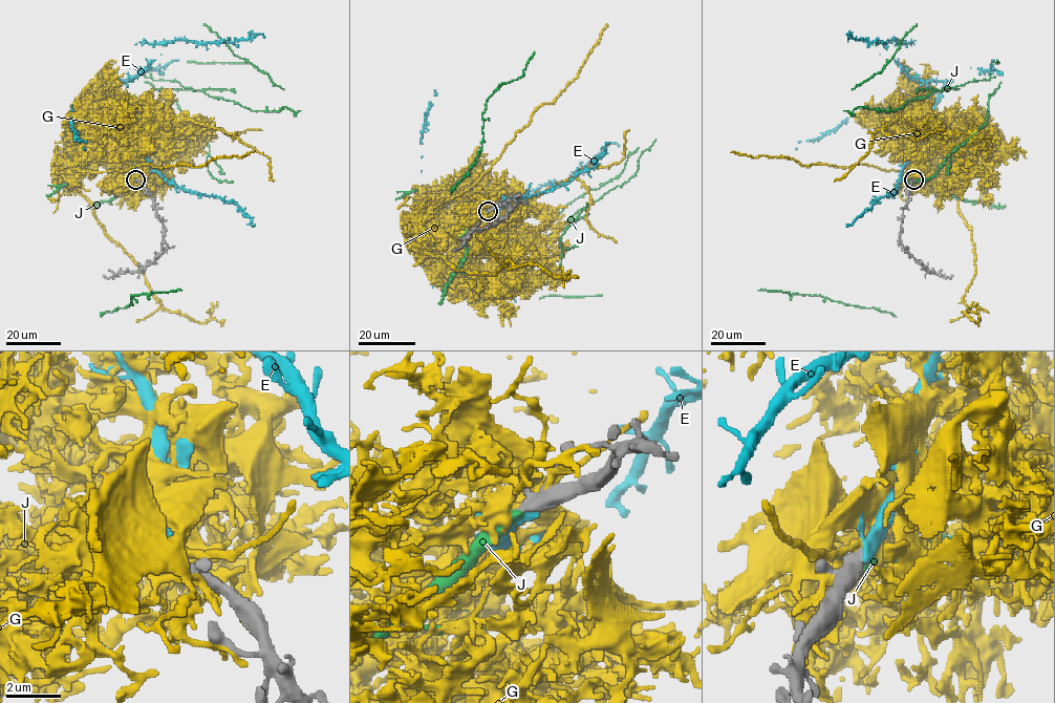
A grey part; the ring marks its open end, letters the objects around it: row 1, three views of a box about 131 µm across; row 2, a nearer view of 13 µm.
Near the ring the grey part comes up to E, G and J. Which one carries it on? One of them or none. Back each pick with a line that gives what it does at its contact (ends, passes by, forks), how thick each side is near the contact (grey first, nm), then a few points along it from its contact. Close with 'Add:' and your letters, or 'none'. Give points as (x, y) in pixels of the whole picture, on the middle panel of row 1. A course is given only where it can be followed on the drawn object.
E: it passes by | 500/360 nm
Add: E

